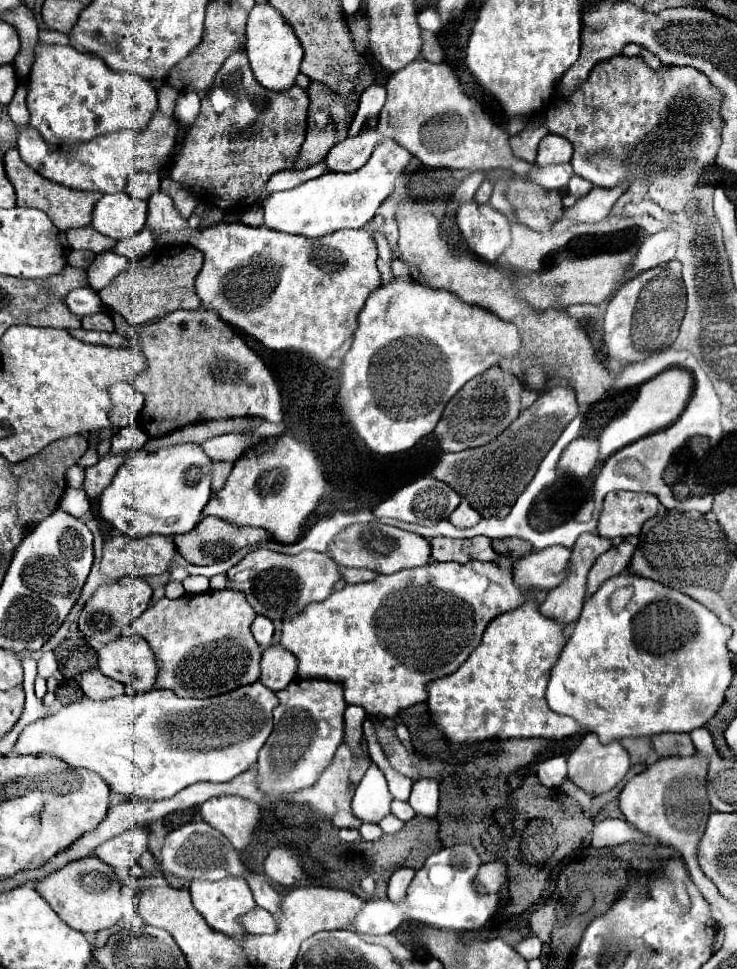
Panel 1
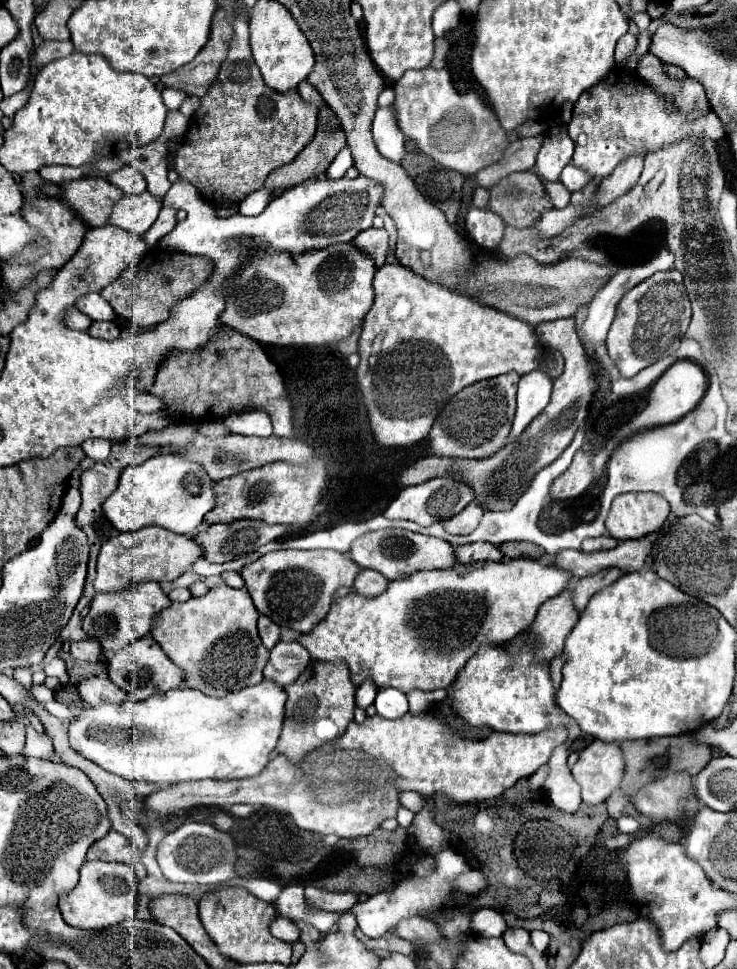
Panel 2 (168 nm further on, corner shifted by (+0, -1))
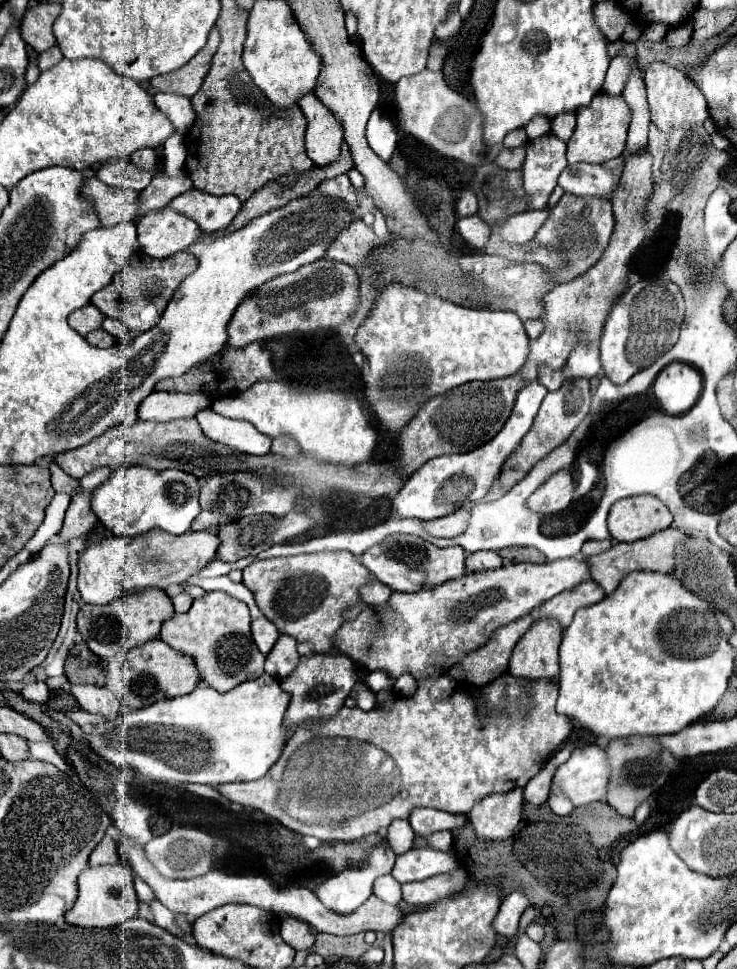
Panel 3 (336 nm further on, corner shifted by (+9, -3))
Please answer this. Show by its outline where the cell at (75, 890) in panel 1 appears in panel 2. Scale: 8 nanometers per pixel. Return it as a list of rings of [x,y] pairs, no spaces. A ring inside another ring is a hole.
[[[86,862],[80,870],[78,886],[60,898],[60,910],[66,924],[82,930],[98,930],[120,924],[136,910],[138,880],[132,866],[122,862]]]

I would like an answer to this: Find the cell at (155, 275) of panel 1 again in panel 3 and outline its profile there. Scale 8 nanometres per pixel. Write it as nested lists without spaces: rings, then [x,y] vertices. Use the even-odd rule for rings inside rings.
[[[139,250],[129,260],[129,266],[115,274],[115,278],[111,280],[109,286],[105,286],[103,290],[99,290],[91,296],[91,304],[97,306],[105,316],[111,316],[111,318],[117,318],[119,322],[123,322],[123,326],[127,330],[145,332],[159,322],[173,292],[177,290],[177,286],[181,286],[181,282],[191,272],[195,272],[195,268],[197,268],[197,258],[189,252],[177,252],[169,258],[159,260],[159,258],[147,256],[143,250]]]

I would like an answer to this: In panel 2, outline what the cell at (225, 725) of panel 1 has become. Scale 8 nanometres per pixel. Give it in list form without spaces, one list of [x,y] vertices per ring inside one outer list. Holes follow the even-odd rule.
[[[266,678],[250,688],[228,692],[224,698],[206,696],[190,688],[178,688],[164,694],[154,694],[144,702],[100,704],[94,708],[84,708],[80,716],[70,724],[68,736],[70,746],[76,752],[96,762],[104,770],[128,780],[154,782],[160,788],[202,778],[252,778],[266,768],[270,754],[276,748],[284,724],[286,698],[286,690]]]

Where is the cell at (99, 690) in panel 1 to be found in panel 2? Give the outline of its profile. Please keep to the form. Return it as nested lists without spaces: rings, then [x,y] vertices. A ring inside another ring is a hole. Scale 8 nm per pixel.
[[[94,676],[94,678],[84,680],[78,686],[78,692],[80,692],[82,700],[88,702],[90,706],[98,706],[104,702],[118,704],[118,702],[126,700],[126,694],[118,686],[114,686],[114,682],[108,680],[106,676]]]

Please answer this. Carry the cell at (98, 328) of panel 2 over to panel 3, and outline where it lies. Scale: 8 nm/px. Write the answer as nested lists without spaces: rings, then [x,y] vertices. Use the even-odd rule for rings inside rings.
[[[97,328],[97,330],[89,332],[85,338],[87,338],[93,346],[97,346],[97,348],[109,348],[109,346],[113,346],[113,342],[115,342],[115,338],[113,338],[109,332],[105,332],[103,328]]]

